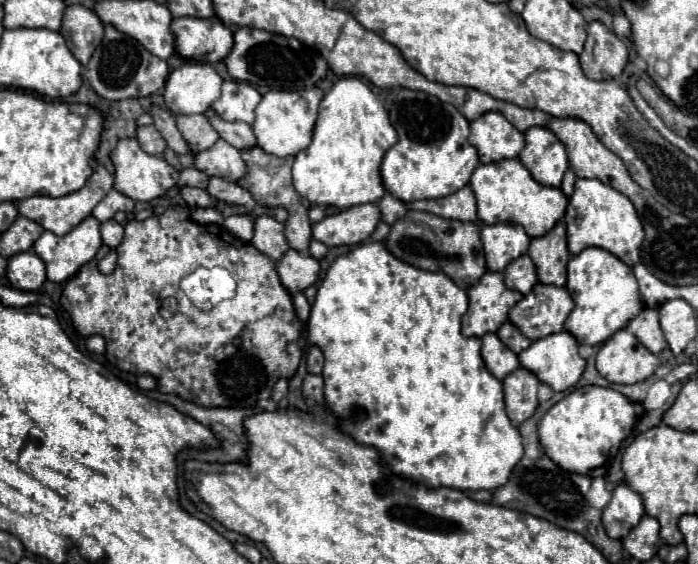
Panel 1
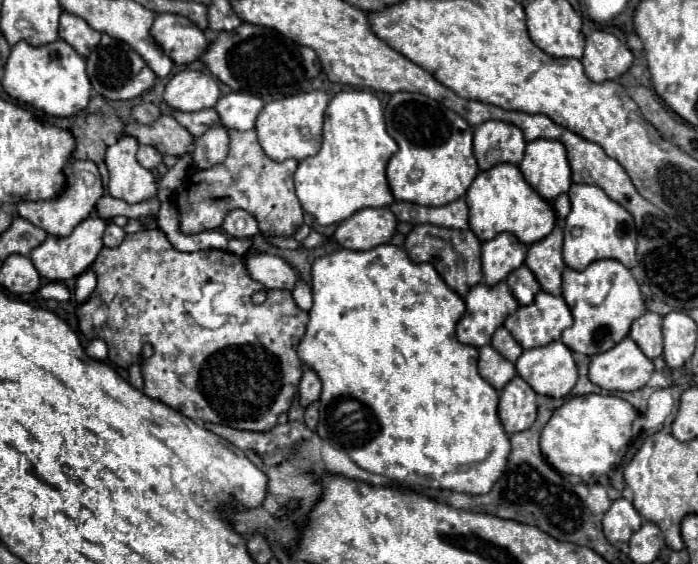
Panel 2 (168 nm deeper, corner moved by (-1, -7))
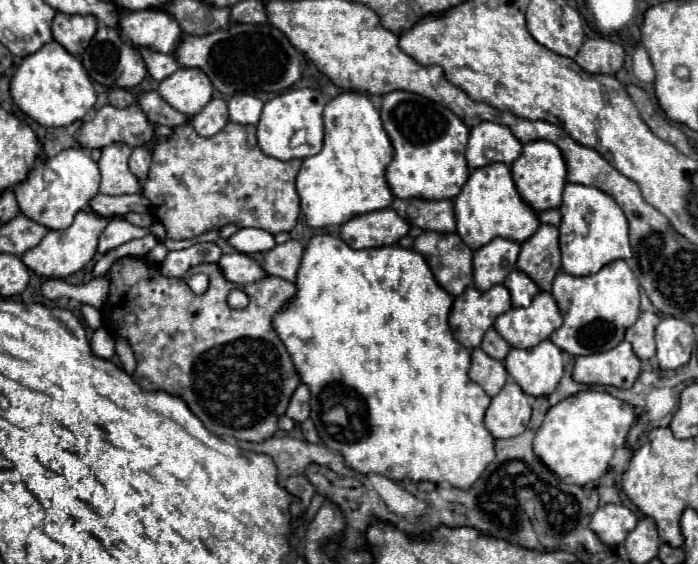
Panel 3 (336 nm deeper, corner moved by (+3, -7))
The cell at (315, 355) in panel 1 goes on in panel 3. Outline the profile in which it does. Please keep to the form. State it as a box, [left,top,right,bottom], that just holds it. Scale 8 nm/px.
[287,384,311,422]

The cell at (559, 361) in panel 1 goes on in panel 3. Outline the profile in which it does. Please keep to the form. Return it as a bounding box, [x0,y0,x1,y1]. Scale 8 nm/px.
[505,340,563,396]

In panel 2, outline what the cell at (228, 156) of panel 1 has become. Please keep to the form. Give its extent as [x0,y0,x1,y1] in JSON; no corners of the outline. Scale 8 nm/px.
[193,124,229,168]

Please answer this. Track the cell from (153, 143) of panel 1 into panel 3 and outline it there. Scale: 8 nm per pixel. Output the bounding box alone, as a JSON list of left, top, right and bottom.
[129,146,153,180]

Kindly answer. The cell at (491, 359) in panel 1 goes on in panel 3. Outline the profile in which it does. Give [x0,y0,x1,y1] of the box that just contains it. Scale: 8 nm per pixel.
[469,348,507,396]

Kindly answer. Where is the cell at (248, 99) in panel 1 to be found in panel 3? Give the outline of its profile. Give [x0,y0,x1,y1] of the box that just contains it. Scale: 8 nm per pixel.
[227,94,263,124]

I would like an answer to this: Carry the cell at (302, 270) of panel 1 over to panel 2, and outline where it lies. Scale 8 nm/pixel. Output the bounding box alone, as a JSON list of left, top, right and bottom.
[243,254,297,290]

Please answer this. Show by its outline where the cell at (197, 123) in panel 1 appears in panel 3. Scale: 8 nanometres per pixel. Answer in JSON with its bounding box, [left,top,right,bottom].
[77,104,155,148]

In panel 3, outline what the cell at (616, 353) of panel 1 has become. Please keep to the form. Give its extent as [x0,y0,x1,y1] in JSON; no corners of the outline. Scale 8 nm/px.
[573,342,641,388]

